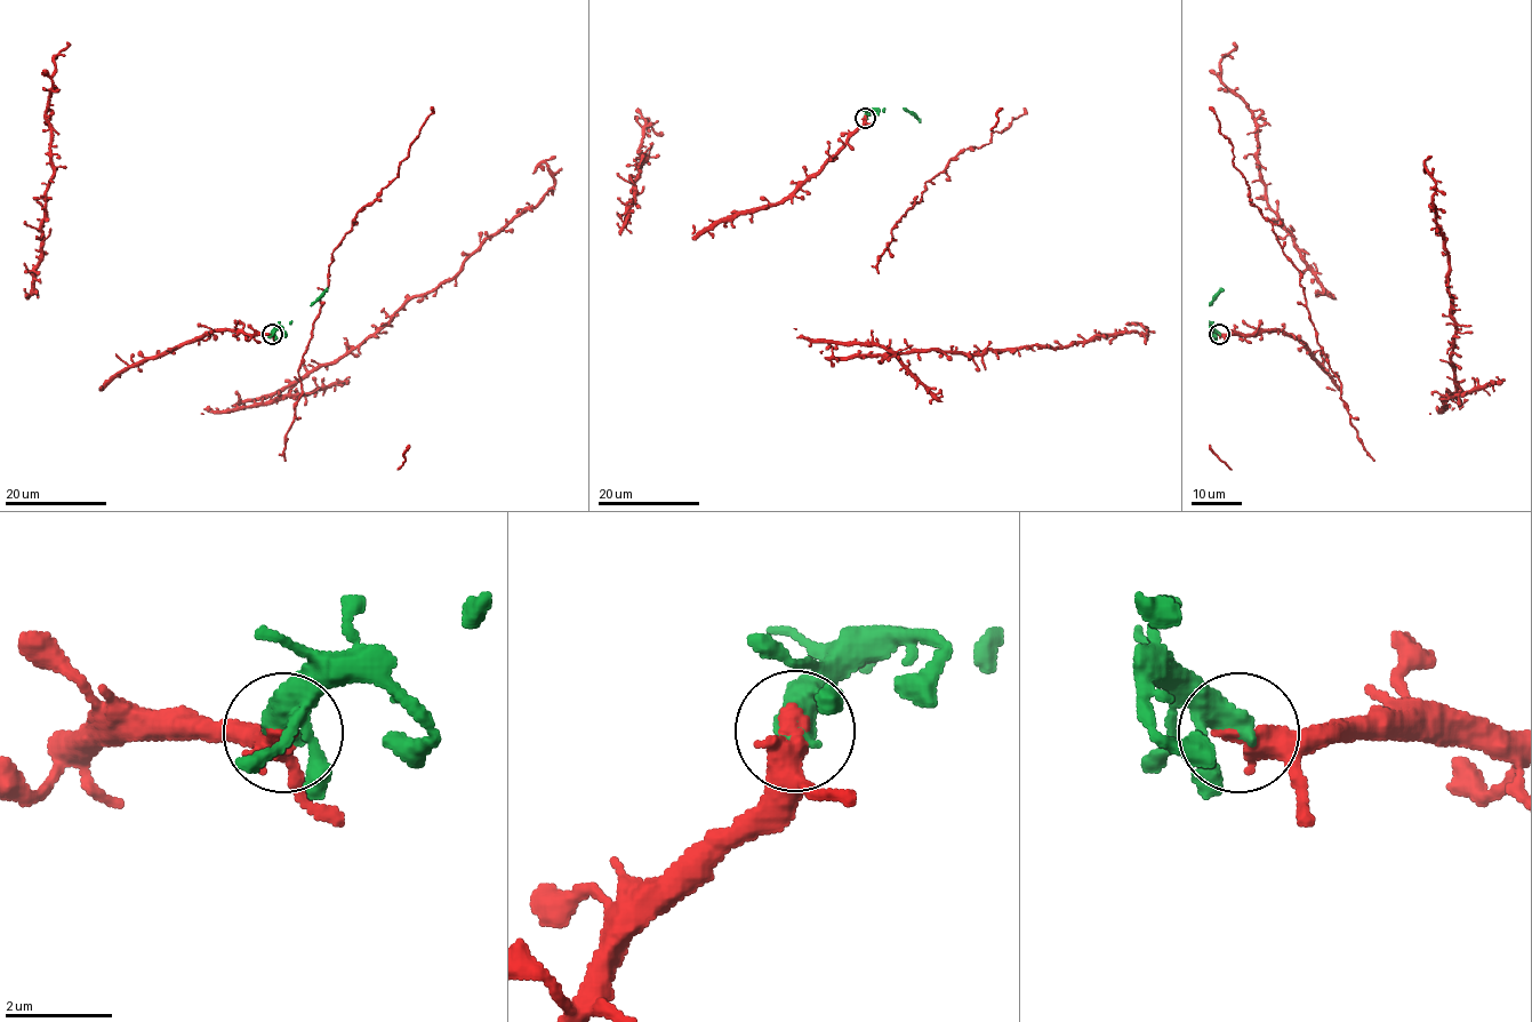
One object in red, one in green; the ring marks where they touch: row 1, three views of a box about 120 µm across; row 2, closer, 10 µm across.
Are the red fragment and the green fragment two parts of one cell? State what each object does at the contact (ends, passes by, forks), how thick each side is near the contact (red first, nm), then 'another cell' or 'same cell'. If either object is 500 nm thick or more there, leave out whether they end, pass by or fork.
red passes by; green passes by; calibres 360 and 440 nm; same cell

